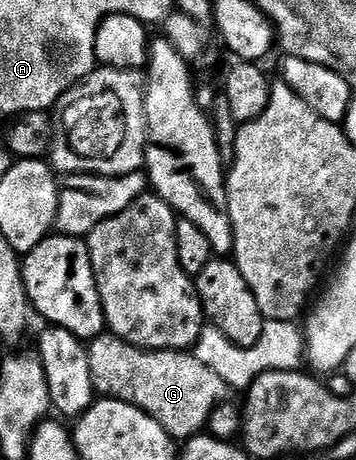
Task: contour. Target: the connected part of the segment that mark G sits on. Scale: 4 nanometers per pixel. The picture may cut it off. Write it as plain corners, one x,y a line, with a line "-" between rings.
104,333
86,344
89,357
89,373
93,377
93,385
100,396
125,401
137,409
141,409
153,421
157,421
168,435
175,441
186,441
202,432
207,426
209,417
217,403
228,402
229,388
209,366
203,365
194,353
187,351
147,351
143,347
135,347
126,343
116,335

